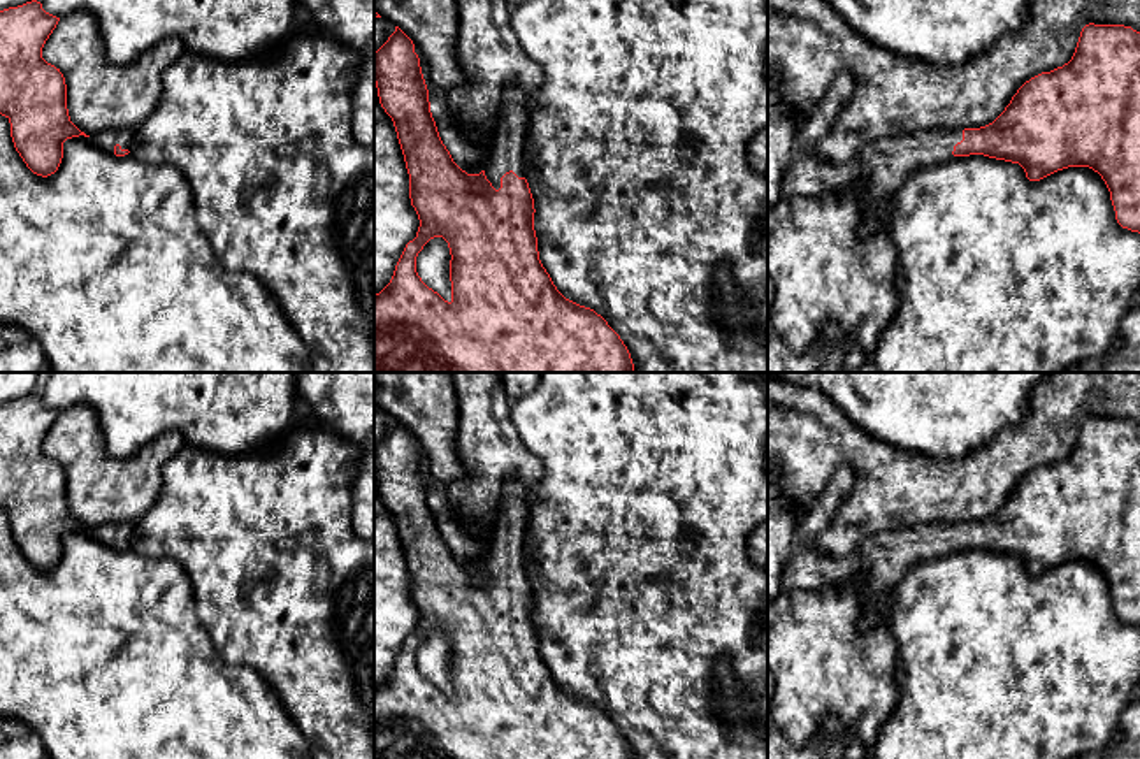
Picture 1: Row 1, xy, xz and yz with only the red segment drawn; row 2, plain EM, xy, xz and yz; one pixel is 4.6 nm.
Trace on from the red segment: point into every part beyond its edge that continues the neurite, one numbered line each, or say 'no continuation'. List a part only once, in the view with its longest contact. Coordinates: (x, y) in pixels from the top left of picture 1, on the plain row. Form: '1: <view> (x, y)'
1: xz (508, 543)

